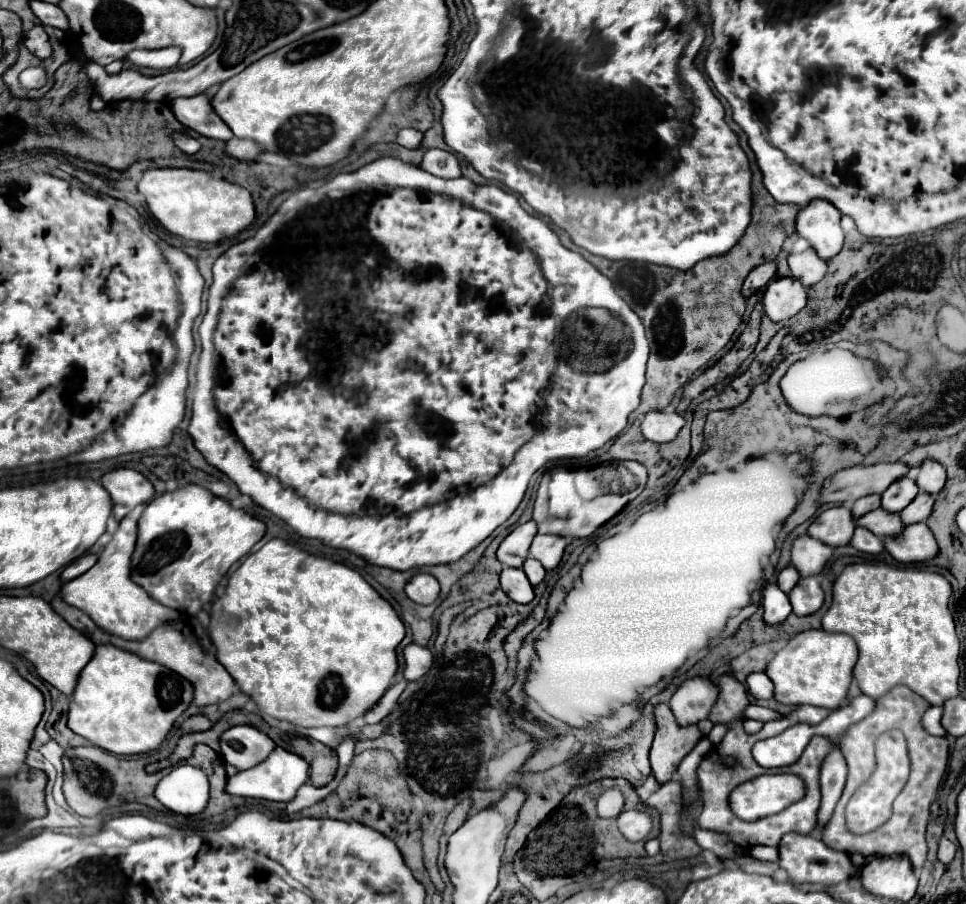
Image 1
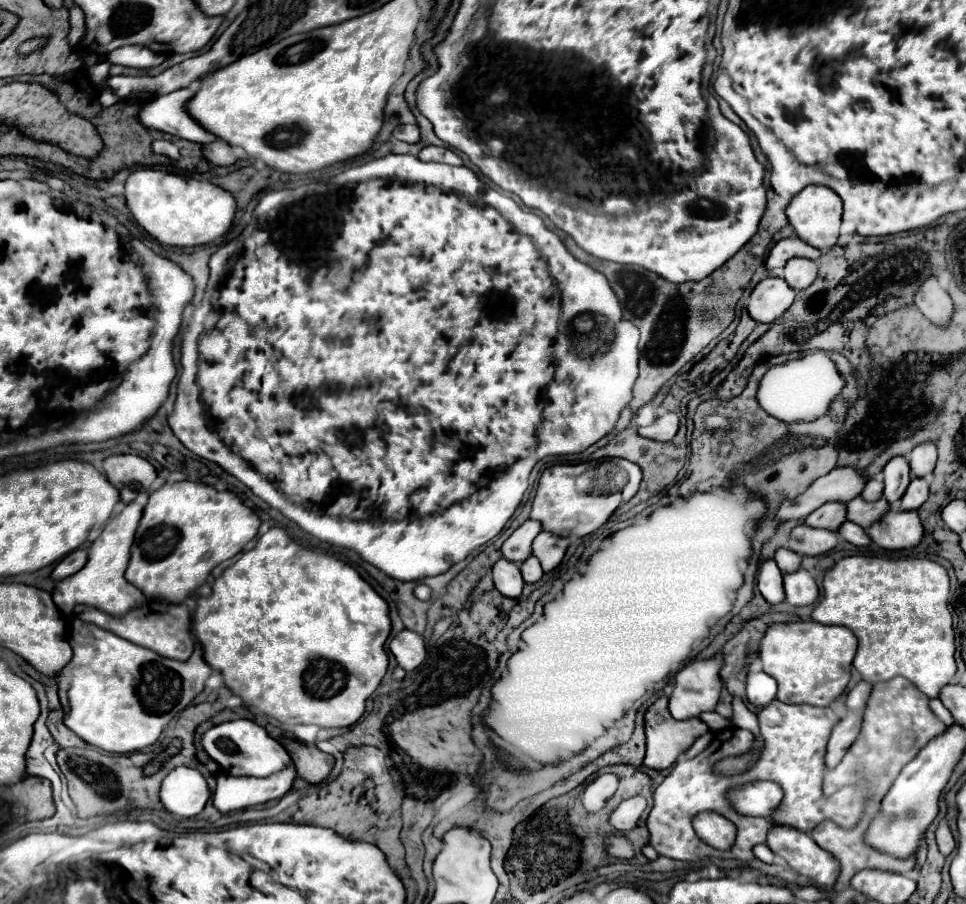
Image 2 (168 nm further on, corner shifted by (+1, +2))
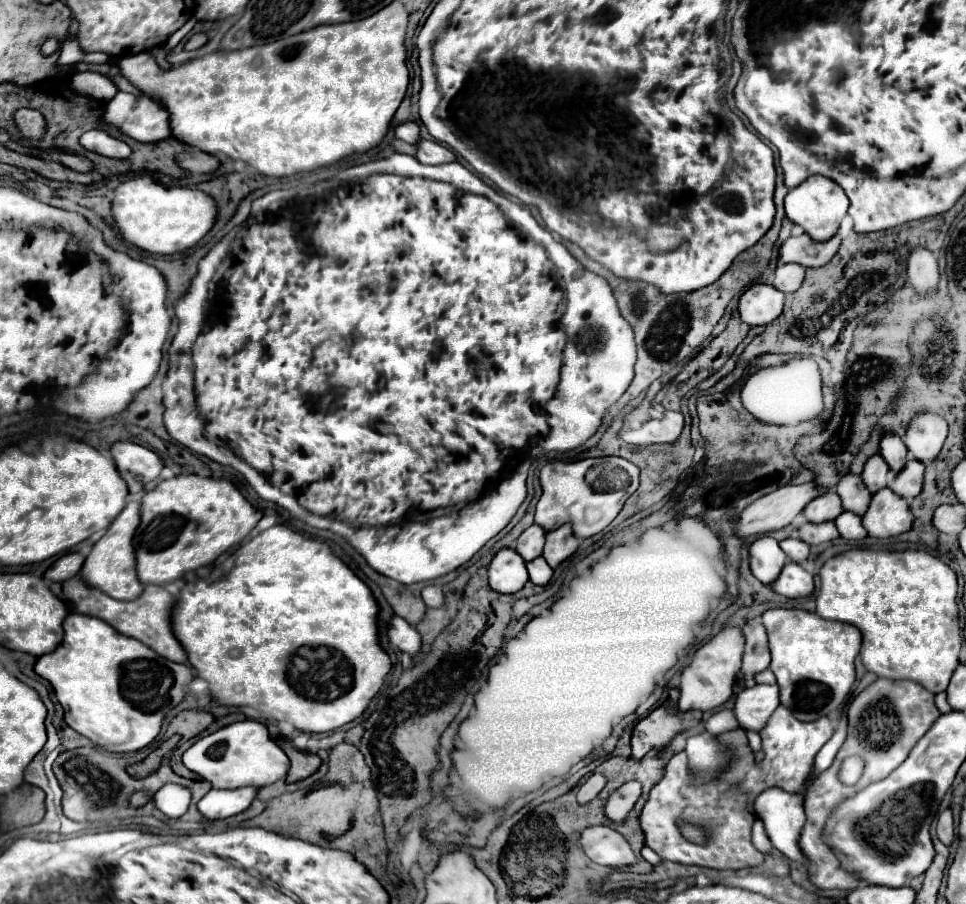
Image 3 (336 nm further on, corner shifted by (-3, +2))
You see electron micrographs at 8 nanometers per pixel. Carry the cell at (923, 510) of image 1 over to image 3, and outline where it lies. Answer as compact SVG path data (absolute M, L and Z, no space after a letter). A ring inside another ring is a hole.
M908 455L906 465L894 475L888 487L904 499L912 499L922 491L922 481L924 481L924 463L916 461L914 457Z

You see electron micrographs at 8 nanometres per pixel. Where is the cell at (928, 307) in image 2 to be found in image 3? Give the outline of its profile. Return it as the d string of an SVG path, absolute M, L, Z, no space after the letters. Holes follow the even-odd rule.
M914 247L908 255L908 281L918 293L930 293L938 285L936 253L926 247Z

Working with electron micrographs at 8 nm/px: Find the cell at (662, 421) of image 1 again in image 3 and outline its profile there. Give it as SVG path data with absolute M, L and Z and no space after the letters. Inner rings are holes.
M666 411L662 419L646 421L640 429L620 433L620 439L632 445L652 445L652 443L674 443L684 427L684 417L680 411Z

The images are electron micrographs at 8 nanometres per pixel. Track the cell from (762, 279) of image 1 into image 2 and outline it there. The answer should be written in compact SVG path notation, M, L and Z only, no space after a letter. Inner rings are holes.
M782 239L782 241L778 241L778 243L772 247L772 251L768 253L764 267L766 267L768 271L772 271L772 269L776 269L776 267L778 267L778 269L784 267L786 261L792 259L792 257L818 259L820 255L822 255L820 249L810 247L810 245L806 245L804 241L800 241L800 239Z

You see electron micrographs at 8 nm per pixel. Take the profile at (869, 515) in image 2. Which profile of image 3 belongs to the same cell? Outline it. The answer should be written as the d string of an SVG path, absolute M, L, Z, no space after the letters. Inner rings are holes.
M854 473L842 475L834 491L840 495L842 507L846 511L856 513L856 515L864 515L864 511L870 505L870 499L872 499L872 495L868 493L866 485L862 483L862 477L854 475Z

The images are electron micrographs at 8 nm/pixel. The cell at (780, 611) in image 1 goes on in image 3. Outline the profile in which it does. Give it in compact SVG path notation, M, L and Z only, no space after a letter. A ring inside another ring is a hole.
M758 537L750 545L750 571L764 585L770 585L786 565L788 557L774 537Z

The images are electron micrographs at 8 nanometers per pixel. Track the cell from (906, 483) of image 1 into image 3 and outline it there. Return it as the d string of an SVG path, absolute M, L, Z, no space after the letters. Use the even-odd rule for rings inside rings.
M886 431L880 439L880 455L886 459L886 463L890 465L890 469L896 473L900 467L904 467L904 461L906 461L906 445L902 443L900 435L892 433L892 431Z

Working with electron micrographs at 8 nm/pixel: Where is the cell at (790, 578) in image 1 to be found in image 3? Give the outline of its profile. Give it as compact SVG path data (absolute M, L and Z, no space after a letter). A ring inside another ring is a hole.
M788 537L788 539L780 541L780 547L788 555L790 561L802 563L808 557L808 545L804 545L804 541L800 541L798 537Z

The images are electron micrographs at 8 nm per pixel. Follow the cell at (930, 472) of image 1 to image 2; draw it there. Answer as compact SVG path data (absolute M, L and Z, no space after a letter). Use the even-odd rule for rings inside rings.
M922 443L912 449L910 453L910 469L912 477L930 477L932 469L936 467L936 445L934 443Z

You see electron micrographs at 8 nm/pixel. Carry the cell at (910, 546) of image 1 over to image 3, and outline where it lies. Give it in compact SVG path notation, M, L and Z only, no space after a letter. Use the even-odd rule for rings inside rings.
M884 487L872 495L870 507L862 517L862 523L866 531L870 529L870 537L896 537L900 533L910 531L912 525L912 513L908 507L908 501L902 497L896 497L892 489Z

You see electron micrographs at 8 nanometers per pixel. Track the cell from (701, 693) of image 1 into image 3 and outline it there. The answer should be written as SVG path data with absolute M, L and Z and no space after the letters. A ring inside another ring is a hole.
M724 627L714 639L702 645L694 653L690 665L682 671L678 707L682 711L688 711L688 709L710 711L726 703L734 693L734 679L742 665L742 653L744 653L744 633L738 627Z

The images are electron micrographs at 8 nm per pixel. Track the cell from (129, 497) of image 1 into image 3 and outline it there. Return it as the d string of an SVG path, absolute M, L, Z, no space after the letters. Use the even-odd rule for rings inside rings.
M116 441L110 451L130 493L142 491L142 487L154 481L164 467L162 459L152 449L138 443Z

